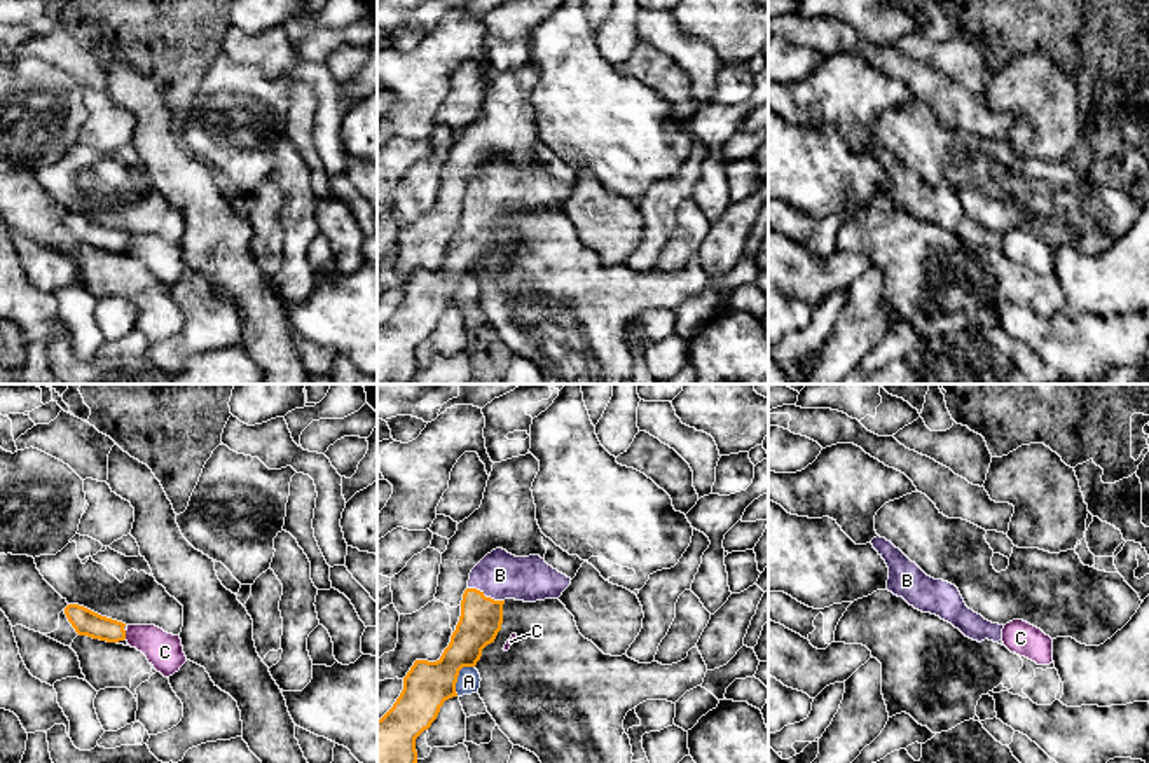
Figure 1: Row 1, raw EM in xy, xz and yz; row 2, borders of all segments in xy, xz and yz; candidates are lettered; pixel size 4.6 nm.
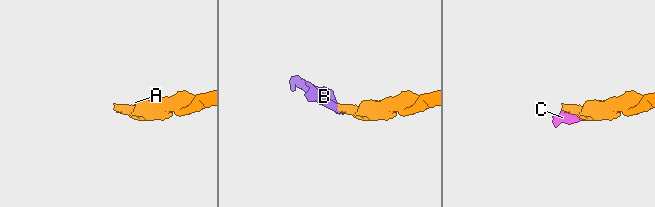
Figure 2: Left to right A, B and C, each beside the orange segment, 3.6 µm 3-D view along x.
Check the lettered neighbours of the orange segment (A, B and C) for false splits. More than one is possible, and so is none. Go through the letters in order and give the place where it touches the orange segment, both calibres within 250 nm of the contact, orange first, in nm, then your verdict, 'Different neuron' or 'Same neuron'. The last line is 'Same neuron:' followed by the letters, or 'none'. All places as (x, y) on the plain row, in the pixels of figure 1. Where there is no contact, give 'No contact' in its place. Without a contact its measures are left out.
A: Touches orange at xz (458, 283). Thickness 220 nm (orange) against 110 nm. Different neuron
B: Touches orange at xz (484, 205). Thickness 190 nm (orange) against 220 nm. Same neuron
C: Touches orange at xy (124, 243). Thickness 120 nm (orange) against 170 nm. Different neuron
Same neuron: B

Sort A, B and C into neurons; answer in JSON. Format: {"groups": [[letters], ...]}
{"groups": [["A", "C"], ["B"]]}

